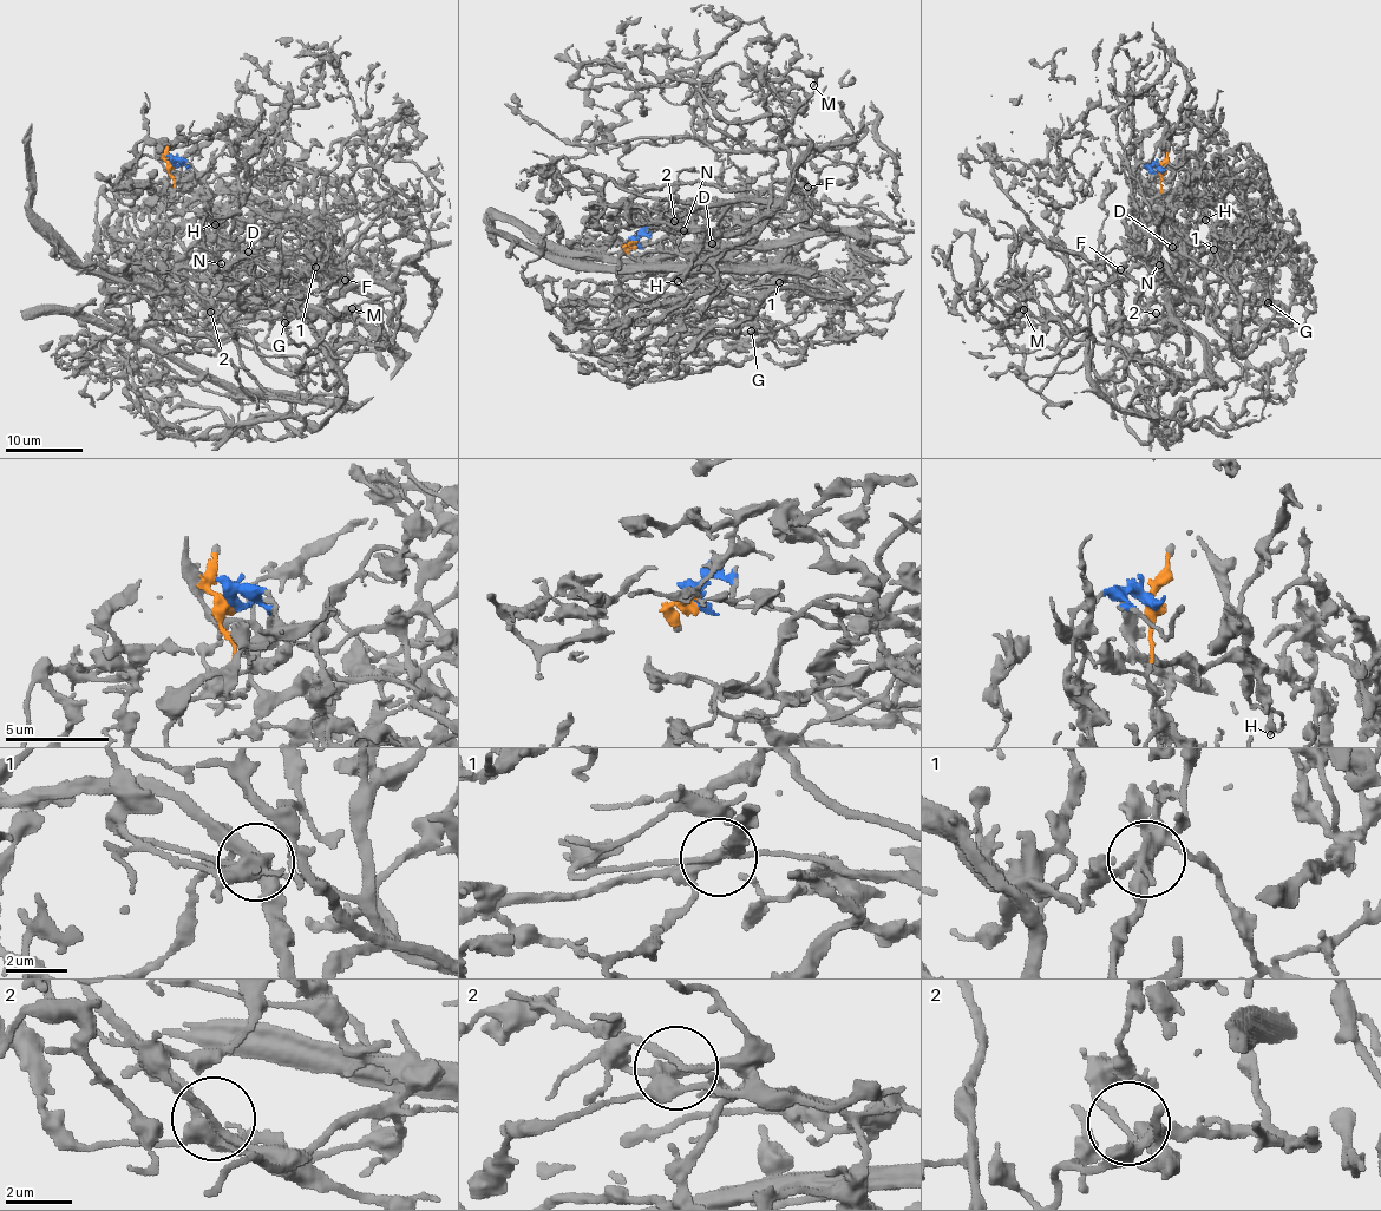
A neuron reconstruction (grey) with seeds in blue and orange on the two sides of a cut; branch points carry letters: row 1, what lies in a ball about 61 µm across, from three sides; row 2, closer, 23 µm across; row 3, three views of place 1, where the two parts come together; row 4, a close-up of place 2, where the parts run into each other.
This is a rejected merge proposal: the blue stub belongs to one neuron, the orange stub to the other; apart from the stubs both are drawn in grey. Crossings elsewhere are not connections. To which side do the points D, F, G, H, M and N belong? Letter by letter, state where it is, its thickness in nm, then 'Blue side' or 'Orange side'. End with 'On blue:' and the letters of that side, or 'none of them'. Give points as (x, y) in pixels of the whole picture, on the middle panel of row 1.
D: Place: (712, 243). Thickness 170 nm. Blue side
F: Place: (807, 187). Thickness 280 nm. Orange side
G: Place: (751, 331). Thickness 500 nm. Orange side
H: Place: (678, 281). Thickness 320 nm. Blue side
M: Place: (813, 85). Thickness 220 nm. Blue side
N: Place: (684, 230). Thickness 140 nm. Orange side
On blue: D, H, M

